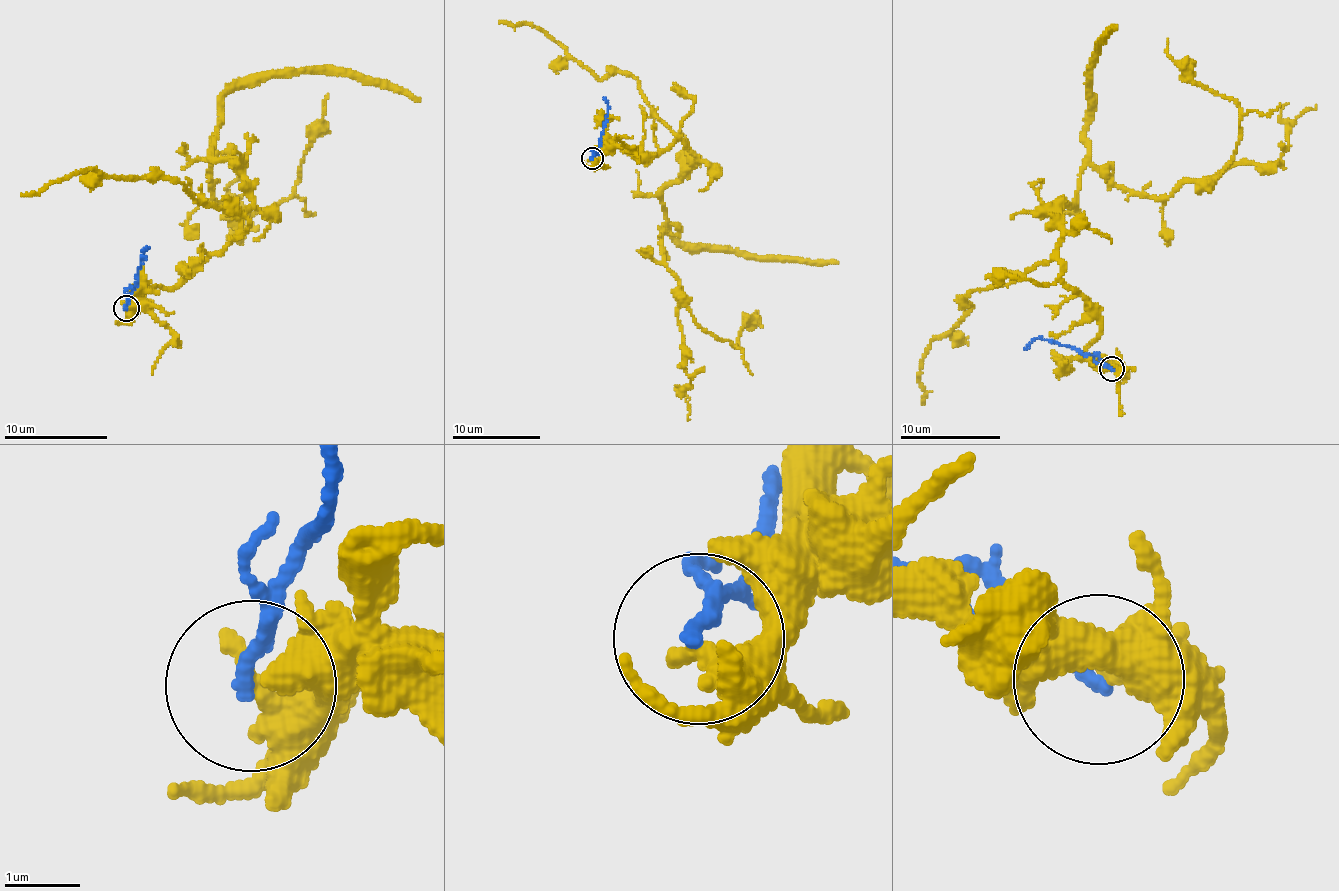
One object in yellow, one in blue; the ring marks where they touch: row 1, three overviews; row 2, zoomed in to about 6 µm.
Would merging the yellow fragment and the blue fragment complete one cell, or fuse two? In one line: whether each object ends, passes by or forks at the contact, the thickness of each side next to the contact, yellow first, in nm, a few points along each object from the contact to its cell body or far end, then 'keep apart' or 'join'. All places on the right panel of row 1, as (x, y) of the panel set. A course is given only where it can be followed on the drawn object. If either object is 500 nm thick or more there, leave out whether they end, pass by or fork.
yellow passes by; blue ends; calibres 320 and 190 nm; course yellow (1111, 367), (1056, 204), (1088, 165), (1216, 180), (1239, 126), (1168, 38); course blue (1111, 369), (1096, 354), (1081, 354), (1046, 339), (1034, 338), (1024, 349); keep apart

